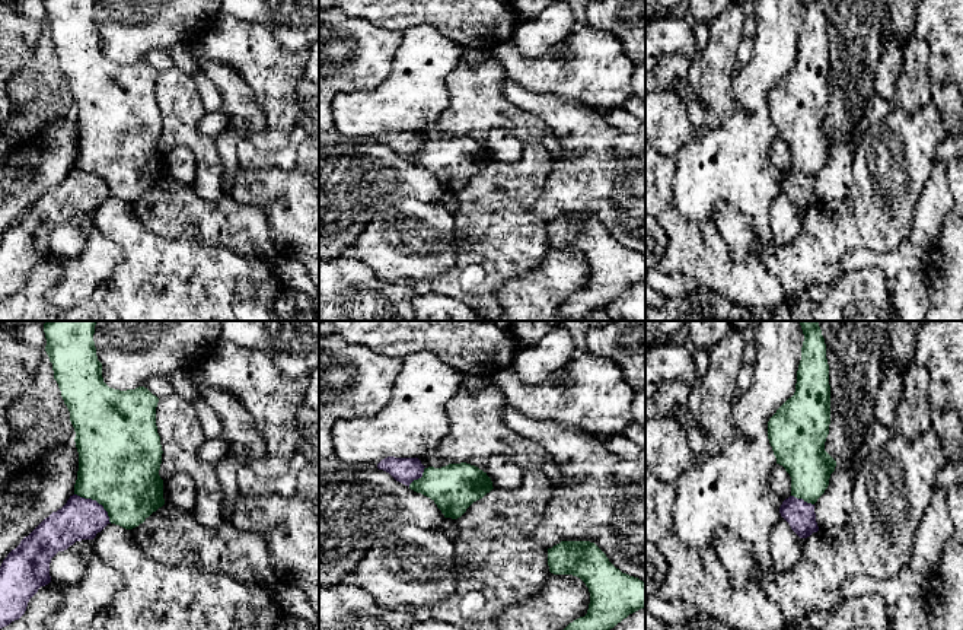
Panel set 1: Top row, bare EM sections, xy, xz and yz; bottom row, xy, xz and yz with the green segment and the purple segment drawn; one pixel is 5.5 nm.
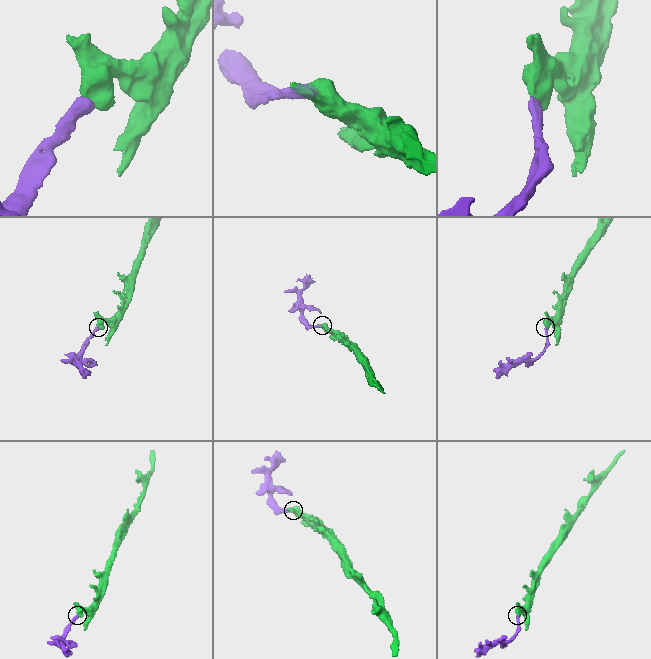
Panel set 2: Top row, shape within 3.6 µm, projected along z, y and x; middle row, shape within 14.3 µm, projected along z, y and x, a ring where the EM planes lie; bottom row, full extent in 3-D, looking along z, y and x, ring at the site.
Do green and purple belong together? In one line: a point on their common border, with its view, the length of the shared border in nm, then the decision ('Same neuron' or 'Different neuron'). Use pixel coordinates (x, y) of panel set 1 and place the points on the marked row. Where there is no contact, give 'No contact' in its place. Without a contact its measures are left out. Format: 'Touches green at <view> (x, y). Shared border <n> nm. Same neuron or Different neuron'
Touches green at xy (96, 500). Shared border 260 nm. Different neuron

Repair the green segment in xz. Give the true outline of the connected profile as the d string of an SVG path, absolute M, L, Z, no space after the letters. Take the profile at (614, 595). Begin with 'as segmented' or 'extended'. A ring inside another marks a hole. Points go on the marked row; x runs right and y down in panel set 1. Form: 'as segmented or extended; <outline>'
as segmented; M561 541L548 548L548 566L554 575L580 578L590 592L587 614L570 623L564 630L610 630L629 614L645 607L645 583L616 569L594 542Z

